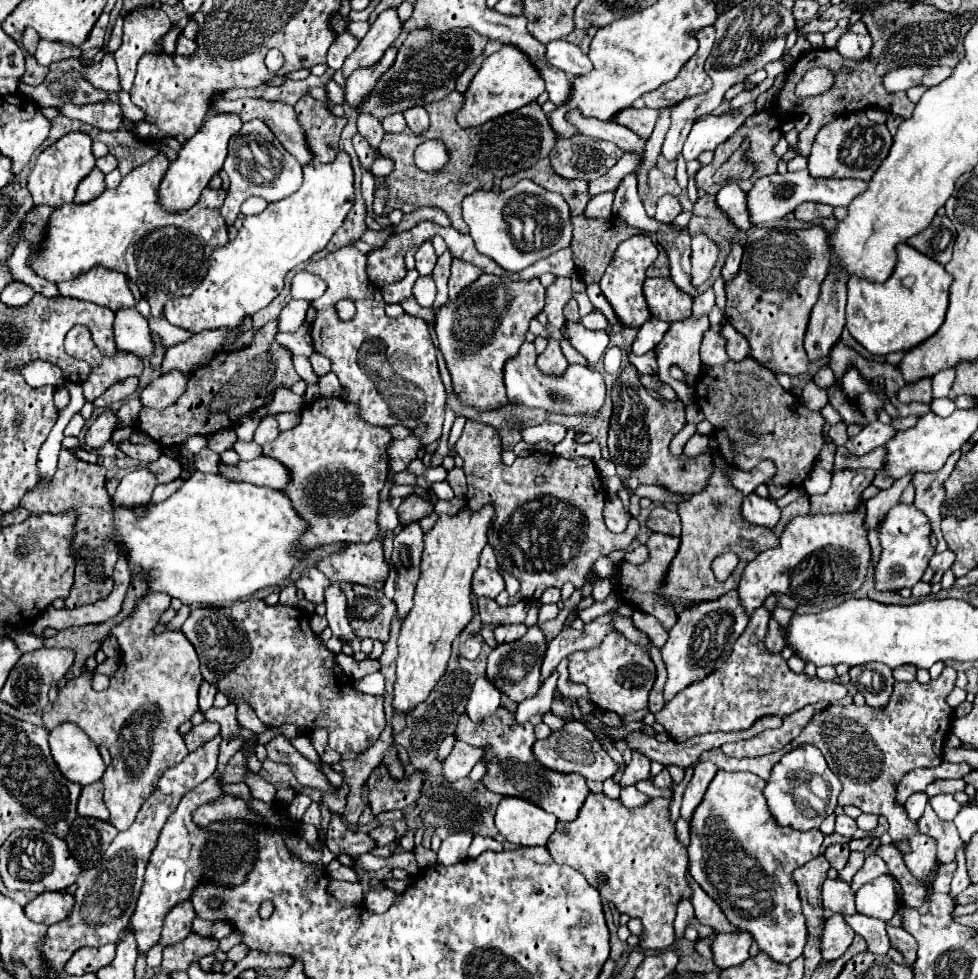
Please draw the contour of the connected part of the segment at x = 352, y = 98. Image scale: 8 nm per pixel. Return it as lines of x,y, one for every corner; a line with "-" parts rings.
388,47
386,49
386,53
384,53
384,57
376,63
376,67
372,65
372,67
360,67
360,69
356,69
348,79
346,79
346,99
348,99
348,103
352,105
352,107
356,107
356,105
360,105
360,101
364,99
364,95
368,93
368,91
372,91
372,87
374,87
374,83
376,83
376,79
380,77
380,75
384,75
384,71
388,71
388,67
394,63
394,59
396,59
396,47

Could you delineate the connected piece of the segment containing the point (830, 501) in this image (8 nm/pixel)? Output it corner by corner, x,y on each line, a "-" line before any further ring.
840,469
832,473
832,487
824,495
810,497
810,513
840,513
854,511
860,503
860,493
872,483
872,469

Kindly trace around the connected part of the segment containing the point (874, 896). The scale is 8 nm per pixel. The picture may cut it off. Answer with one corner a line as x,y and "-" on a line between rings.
880,875
878,879
862,885
856,893
856,911
882,921
890,921
898,909
896,879
892,875

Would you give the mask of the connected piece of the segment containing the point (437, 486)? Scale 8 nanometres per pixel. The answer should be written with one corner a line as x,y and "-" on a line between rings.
448,481
434,483
430,489
436,493
436,497
438,497
438,499
452,499
452,497
454,497
454,493
452,493
452,487
448,485

